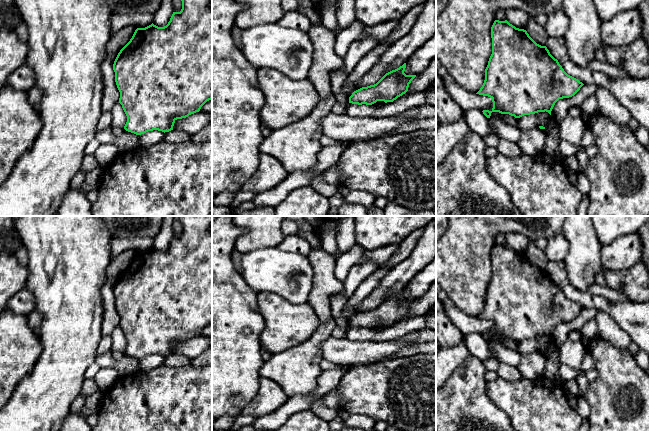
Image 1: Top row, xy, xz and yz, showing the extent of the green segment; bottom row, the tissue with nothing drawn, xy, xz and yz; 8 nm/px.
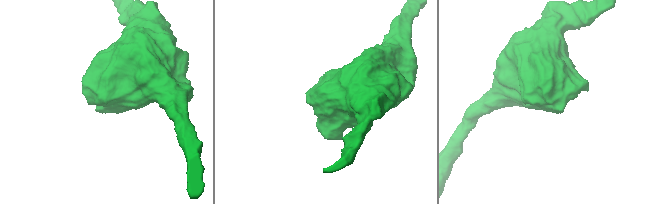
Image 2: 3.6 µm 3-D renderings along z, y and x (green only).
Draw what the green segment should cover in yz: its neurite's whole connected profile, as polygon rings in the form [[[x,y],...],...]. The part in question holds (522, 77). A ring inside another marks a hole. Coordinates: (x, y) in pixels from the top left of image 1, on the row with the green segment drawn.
[[[507,20],[494,21],[491,27],[491,38],[492,54],[485,69],[485,80],[480,90],[476,93],[492,99],[492,110],[482,111],[487,118],[490,118],[492,112],[509,114],[515,118],[545,111],[551,115],[551,111],[559,99],[574,96],[584,85],[564,71],[558,60],[550,54],[546,46],[537,44],[526,30],[516,28]]]

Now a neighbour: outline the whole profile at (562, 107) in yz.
[[[584,84],[574,96],[559,99],[551,111],[553,121],[560,122],[573,107],[580,107],[587,97],[595,94],[597,89],[595,85]]]

